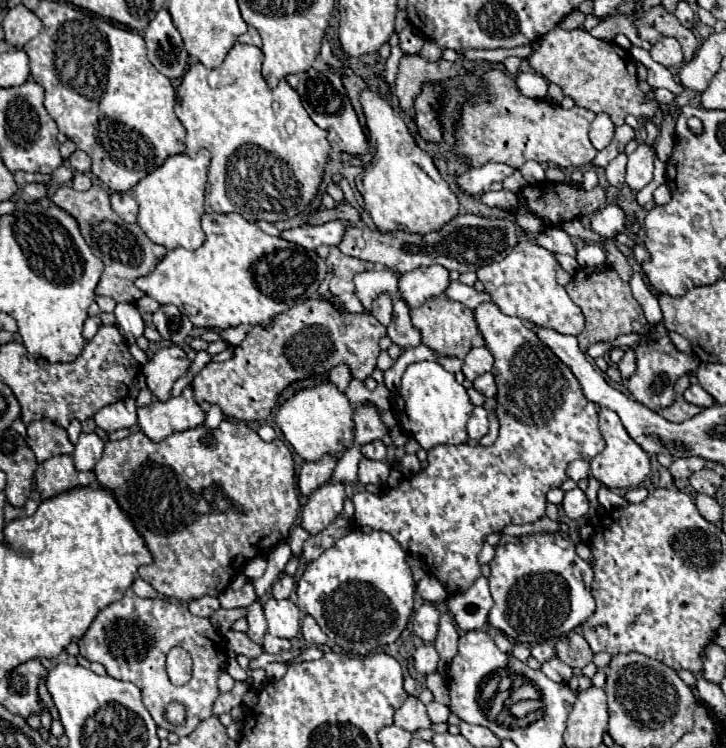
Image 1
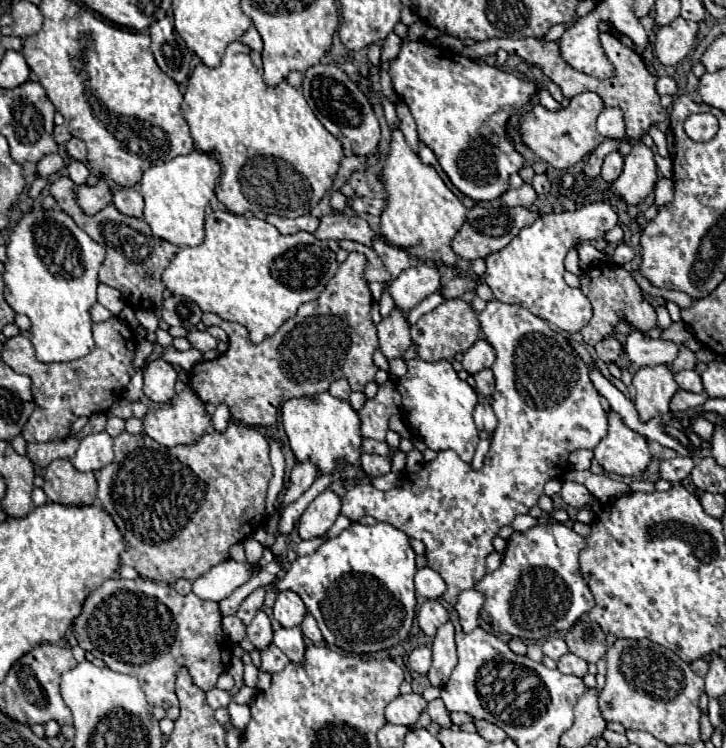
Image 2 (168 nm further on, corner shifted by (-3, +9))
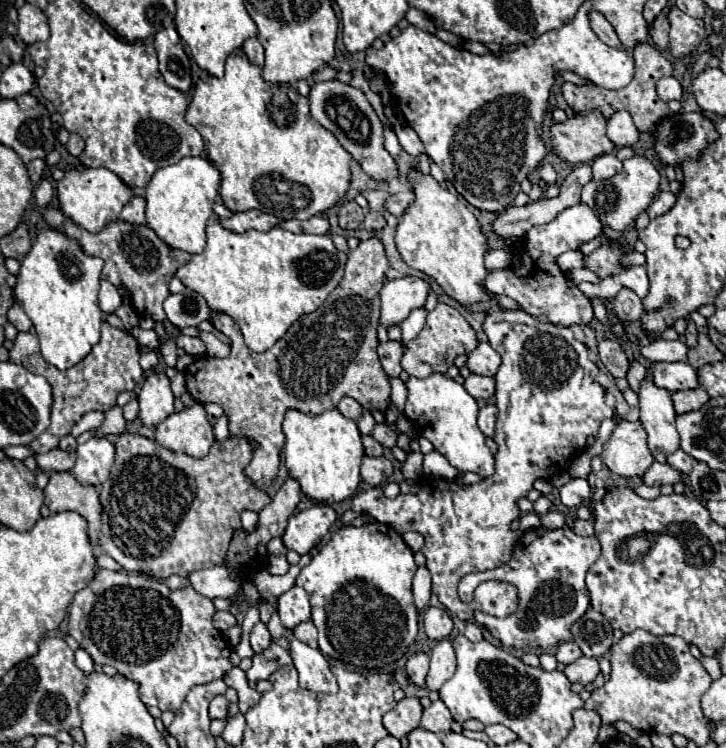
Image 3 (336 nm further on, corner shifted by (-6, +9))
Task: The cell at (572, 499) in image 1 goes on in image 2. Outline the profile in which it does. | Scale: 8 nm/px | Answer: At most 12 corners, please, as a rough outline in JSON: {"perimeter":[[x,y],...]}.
{"perimeter":[[563,483],[561,497],[567,505],[585,507],[591,501],[587,487]]}

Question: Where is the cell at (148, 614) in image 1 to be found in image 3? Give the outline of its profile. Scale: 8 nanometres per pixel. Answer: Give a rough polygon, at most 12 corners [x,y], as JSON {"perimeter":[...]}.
{"perimeter":[[96,571],[68,607],[80,647],[178,711],[222,679],[214,605]]}

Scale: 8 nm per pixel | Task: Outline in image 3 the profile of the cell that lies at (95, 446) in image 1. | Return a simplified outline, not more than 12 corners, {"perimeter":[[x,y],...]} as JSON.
{"perimeter":[[106,437],[78,445],[72,475],[98,487],[108,479],[114,445]]}

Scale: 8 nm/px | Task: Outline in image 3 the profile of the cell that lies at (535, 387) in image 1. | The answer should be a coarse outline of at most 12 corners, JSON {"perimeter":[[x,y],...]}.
{"perimeter":[[486,315],[500,353],[496,473],[352,499],[418,531],[454,617],[464,575],[508,563],[516,499],[614,415],[568,327]]}

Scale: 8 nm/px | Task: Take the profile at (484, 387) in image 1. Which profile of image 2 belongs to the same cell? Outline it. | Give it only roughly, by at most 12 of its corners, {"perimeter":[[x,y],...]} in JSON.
{"perimeter":[[491,369],[473,375],[475,389],[481,395],[491,395],[495,379]]}

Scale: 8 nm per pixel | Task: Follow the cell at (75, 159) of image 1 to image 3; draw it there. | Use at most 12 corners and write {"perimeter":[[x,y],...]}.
{"perimeter":[[70,133],[66,149],[78,157],[84,151],[80,135]]}

